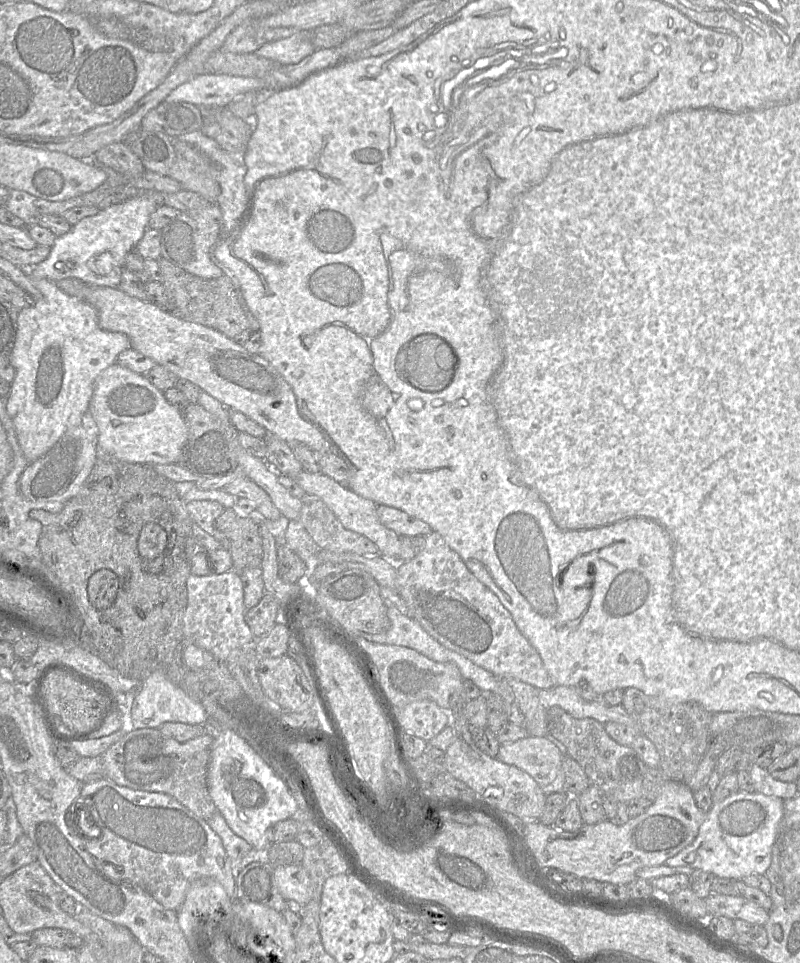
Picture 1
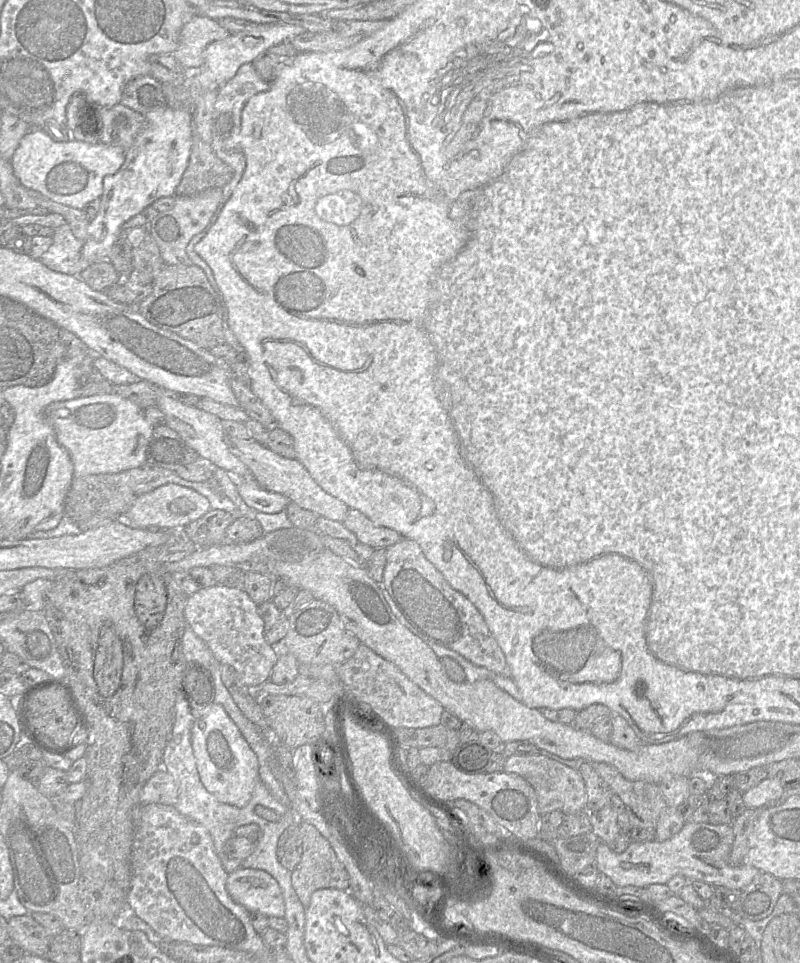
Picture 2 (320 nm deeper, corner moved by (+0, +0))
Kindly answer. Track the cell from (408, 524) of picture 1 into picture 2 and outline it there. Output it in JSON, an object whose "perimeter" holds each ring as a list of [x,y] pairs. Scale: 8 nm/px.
{"perimeter":[[[349,508],[342,523],[361,543],[373,549],[388,548],[402,539],[397,531],[375,525],[357,509]]]}

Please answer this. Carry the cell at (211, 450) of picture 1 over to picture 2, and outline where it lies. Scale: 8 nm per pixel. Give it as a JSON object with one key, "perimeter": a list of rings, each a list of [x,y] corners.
{"perimeter":[[[167,425],[155,427],[146,449],[146,461],[175,473],[183,465],[201,459],[182,437]]]}

